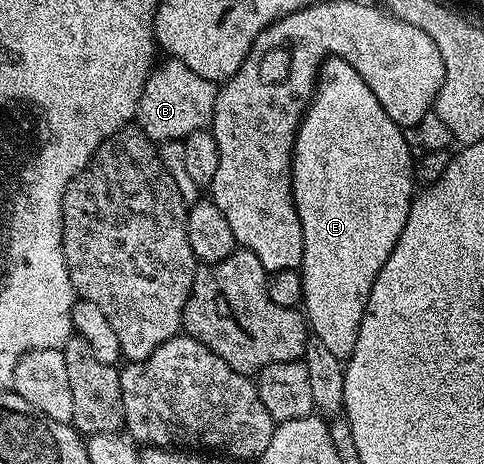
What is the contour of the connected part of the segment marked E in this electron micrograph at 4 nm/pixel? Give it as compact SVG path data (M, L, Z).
M328 56L318 71L318 82L314 86L314 96L310 100L310 106L302 114L302 120L298 123L298 133L294 139L294 153L290 155L290 188L294 191L294 205L300 218L300 230L304 234L304 250L302 251L302 263L300 271L304 282L304 294L301 307L313 339L324 342L324 347L336 358L343 362L350 359L352 350L356 350L356 338L360 334L360 322L364 318L364 306L368 306L368 294L372 290L372 282L376 282L376 274L384 270L384 262L388 262L388 254L400 242L400 234L404 234L404 222L408 222L408 210L410 203L416 195L416 181L414 178L415 157L410 156L410 144L406 141L407 133L376 102L376 94L368 90L368 82L344 62L339 56Z

